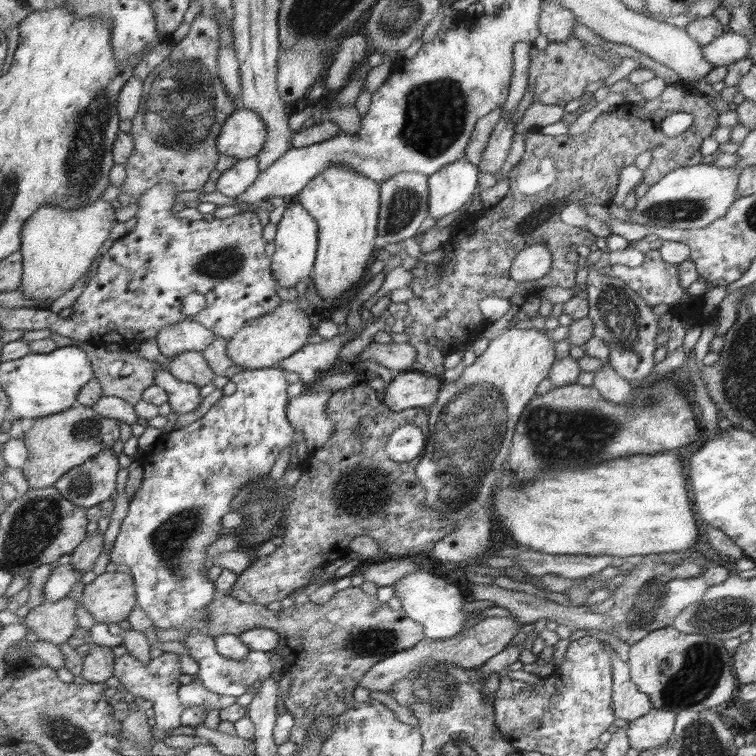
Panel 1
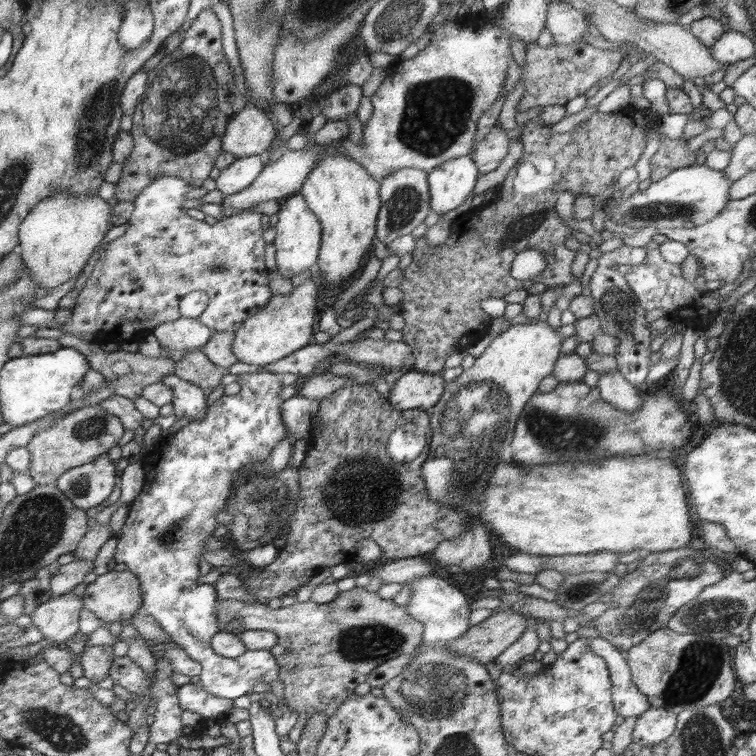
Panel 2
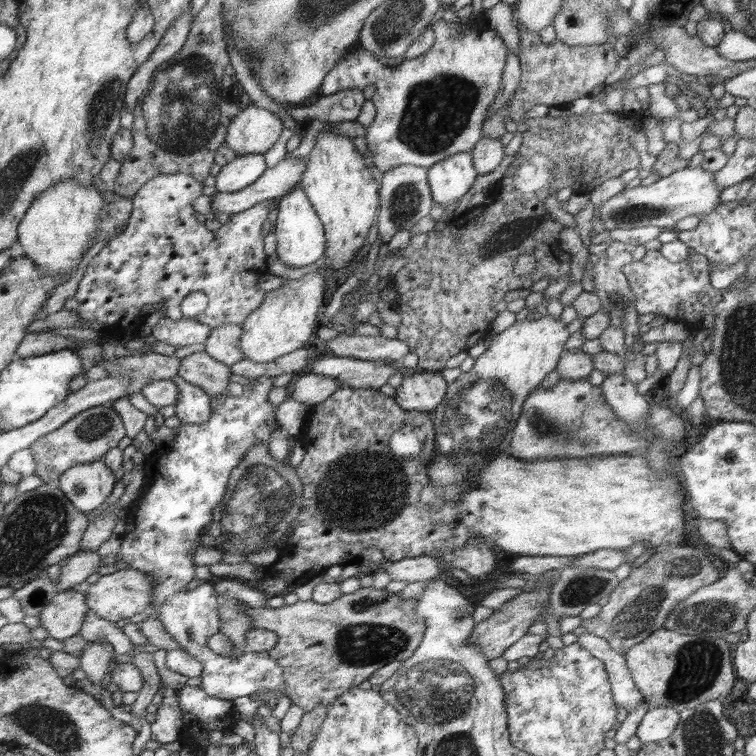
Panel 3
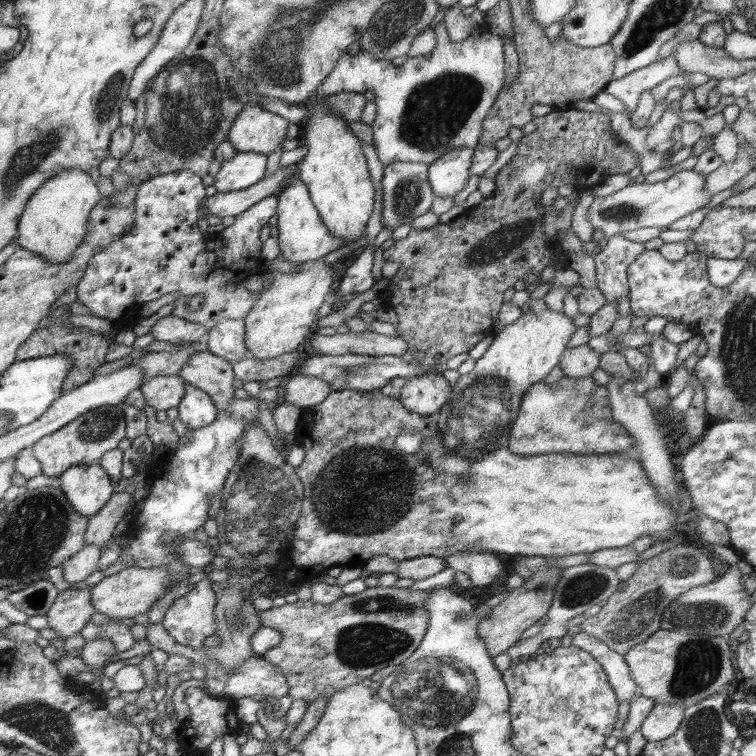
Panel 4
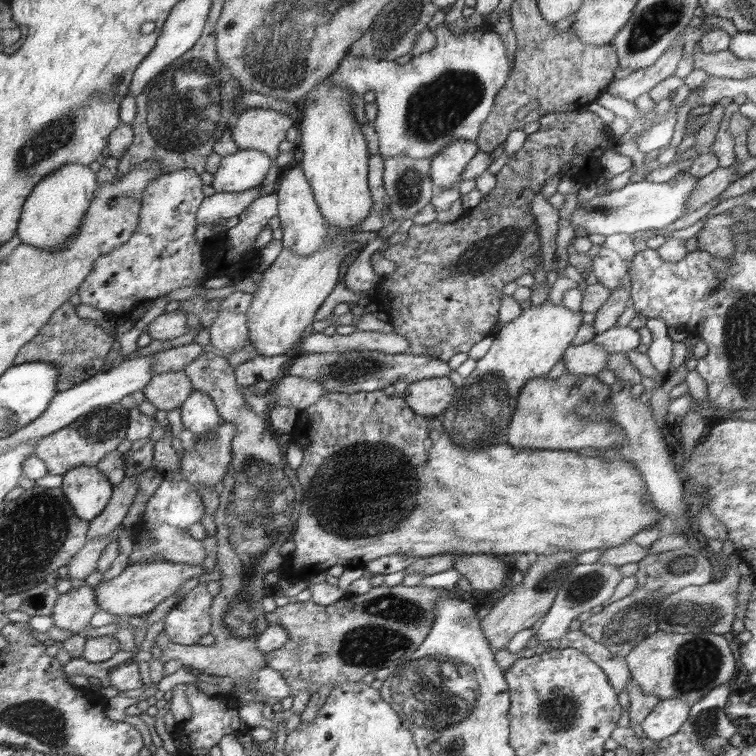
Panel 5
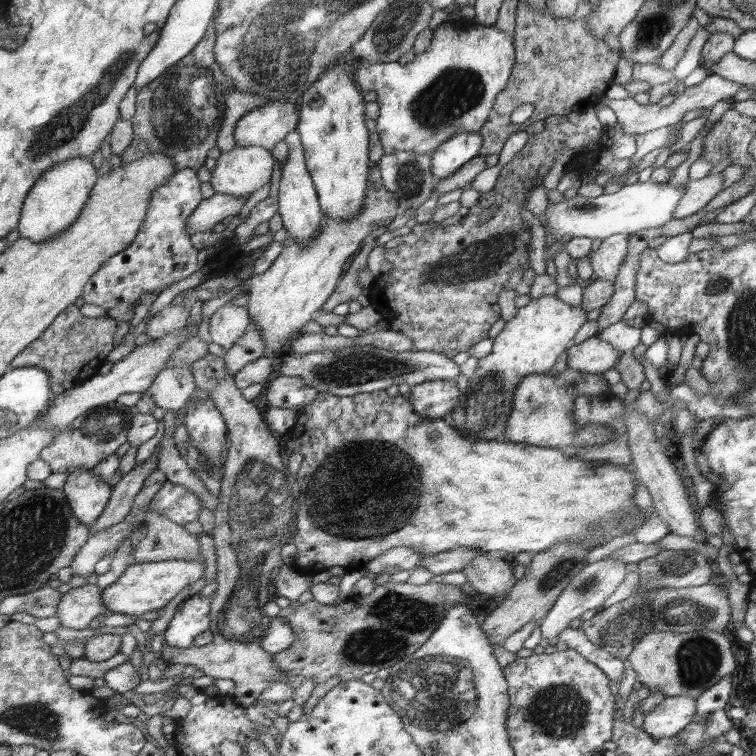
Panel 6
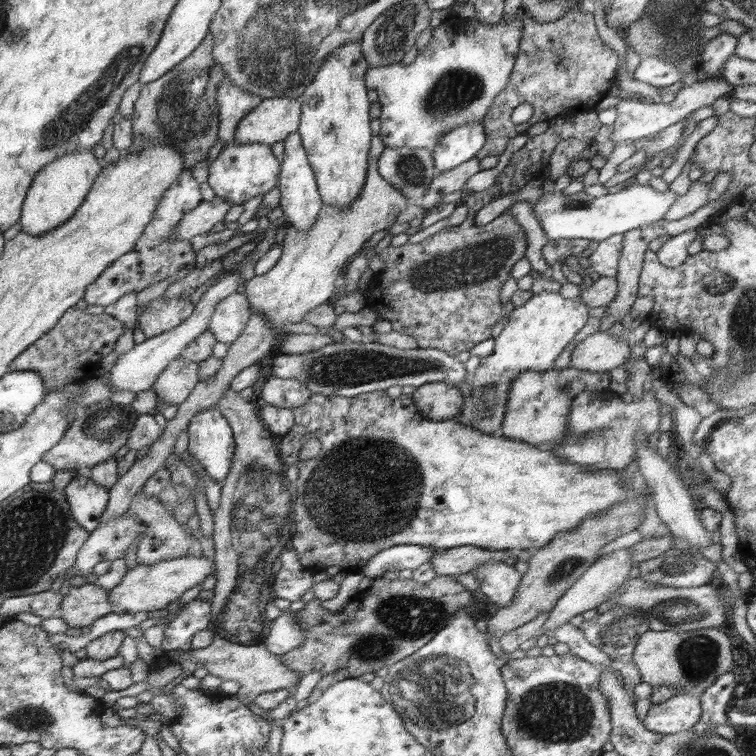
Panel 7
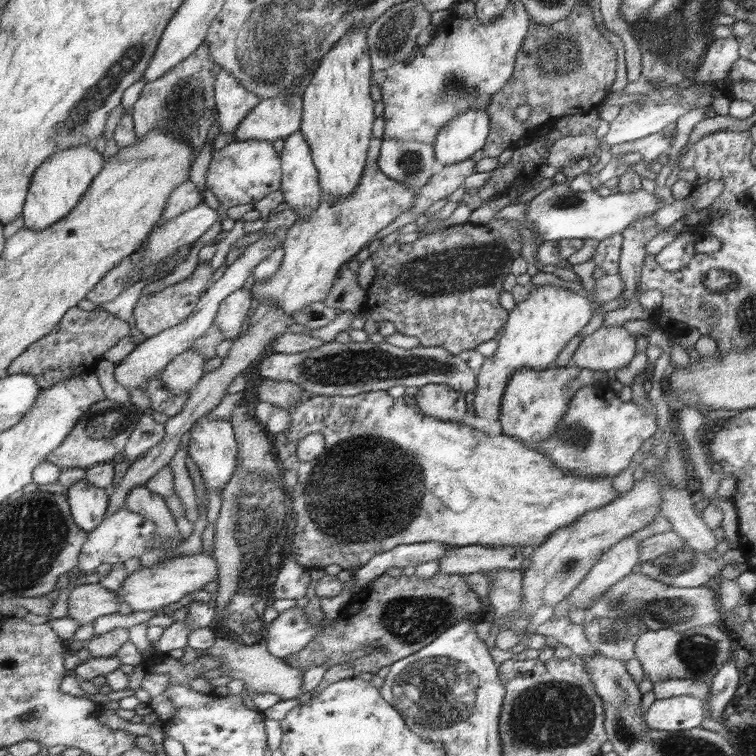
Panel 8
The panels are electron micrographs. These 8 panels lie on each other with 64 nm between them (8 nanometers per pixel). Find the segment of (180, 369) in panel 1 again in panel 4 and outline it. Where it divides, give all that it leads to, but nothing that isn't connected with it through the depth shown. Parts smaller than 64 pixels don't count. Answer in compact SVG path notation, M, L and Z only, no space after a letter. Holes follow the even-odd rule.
M209 350L188 358L179 374L187 384L208 393L217 410L226 410L234 400L234 363Z

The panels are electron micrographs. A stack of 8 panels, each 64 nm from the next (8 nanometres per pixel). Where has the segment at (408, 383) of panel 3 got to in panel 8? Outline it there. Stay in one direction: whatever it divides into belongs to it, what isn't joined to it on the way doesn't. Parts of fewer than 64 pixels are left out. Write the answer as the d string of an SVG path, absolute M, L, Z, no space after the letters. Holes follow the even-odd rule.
M426 384L414 396L420 411L445 421L465 422L466 398L446 384Z

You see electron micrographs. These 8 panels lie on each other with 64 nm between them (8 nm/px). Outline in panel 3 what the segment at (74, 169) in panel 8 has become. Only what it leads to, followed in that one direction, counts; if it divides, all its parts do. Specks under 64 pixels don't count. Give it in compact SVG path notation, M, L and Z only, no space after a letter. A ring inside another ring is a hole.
M75 178L52 184L44 194L33 200L19 222L18 239L24 255L52 277L62 275L62 271L72 272L72 266L78 264L94 234L98 233L98 213L102 205L104 200L99 190L94 186L84 186Z

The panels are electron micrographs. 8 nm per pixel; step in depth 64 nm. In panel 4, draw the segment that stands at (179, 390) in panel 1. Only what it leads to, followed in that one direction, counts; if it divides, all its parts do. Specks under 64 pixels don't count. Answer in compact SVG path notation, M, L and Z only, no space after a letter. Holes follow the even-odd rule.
M186 384L186 394L177 409L178 418L192 430L212 424L218 416L216 405L208 393L192 384Z

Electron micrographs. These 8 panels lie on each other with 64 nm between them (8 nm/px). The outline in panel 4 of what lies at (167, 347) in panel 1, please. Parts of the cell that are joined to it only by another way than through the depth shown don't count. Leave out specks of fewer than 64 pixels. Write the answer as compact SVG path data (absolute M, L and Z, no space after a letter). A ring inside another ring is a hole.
M179 317L160 318L152 326L149 334L160 342L170 342L172 344L189 345L194 341L202 341L206 338L206 329L200 328L197 323Z

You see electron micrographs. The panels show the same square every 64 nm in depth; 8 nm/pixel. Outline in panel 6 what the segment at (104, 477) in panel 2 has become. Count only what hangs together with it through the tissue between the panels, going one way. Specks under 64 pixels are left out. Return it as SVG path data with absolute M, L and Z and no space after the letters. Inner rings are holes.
M78 468L68 473L61 489L70 502L72 513L88 527L94 526L107 509L114 490L108 482L96 476L93 469L88 468Z

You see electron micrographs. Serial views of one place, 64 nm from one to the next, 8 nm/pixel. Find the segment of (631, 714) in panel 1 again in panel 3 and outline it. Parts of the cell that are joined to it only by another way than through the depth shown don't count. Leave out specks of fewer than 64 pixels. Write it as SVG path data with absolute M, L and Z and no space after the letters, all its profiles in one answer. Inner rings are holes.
M585 632L578 635L577 644L602 661L607 672L611 673L611 688L614 691L615 703L619 704L620 708L625 708L630 713L644 701L644 696L637 689L626 665L625 656L615 652L607 640Z

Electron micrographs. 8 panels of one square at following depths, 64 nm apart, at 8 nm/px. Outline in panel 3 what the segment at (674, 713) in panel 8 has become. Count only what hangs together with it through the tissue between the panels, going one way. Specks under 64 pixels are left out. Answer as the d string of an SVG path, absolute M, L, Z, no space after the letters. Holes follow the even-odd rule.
M650 707L636 730L641 744L658 743L674 734L680 724L679 711L668 707Z

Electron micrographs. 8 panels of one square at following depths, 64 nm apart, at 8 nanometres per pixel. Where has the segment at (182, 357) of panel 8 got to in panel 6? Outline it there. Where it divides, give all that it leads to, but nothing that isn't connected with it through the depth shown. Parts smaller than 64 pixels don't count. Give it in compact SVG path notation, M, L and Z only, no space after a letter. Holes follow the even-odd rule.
M190 365L174 366L162 369L147 392L154 398L156 406L178 411L188 402L196 387Z

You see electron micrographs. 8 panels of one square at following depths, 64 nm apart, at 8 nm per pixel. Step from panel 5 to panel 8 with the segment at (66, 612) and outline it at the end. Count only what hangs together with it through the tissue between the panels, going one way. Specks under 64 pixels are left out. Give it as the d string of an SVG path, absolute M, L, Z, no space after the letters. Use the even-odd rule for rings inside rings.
M73 583L68 598L68 617L81 625L88 624L100 616L114 614L120 610L118 596L97 584Z

